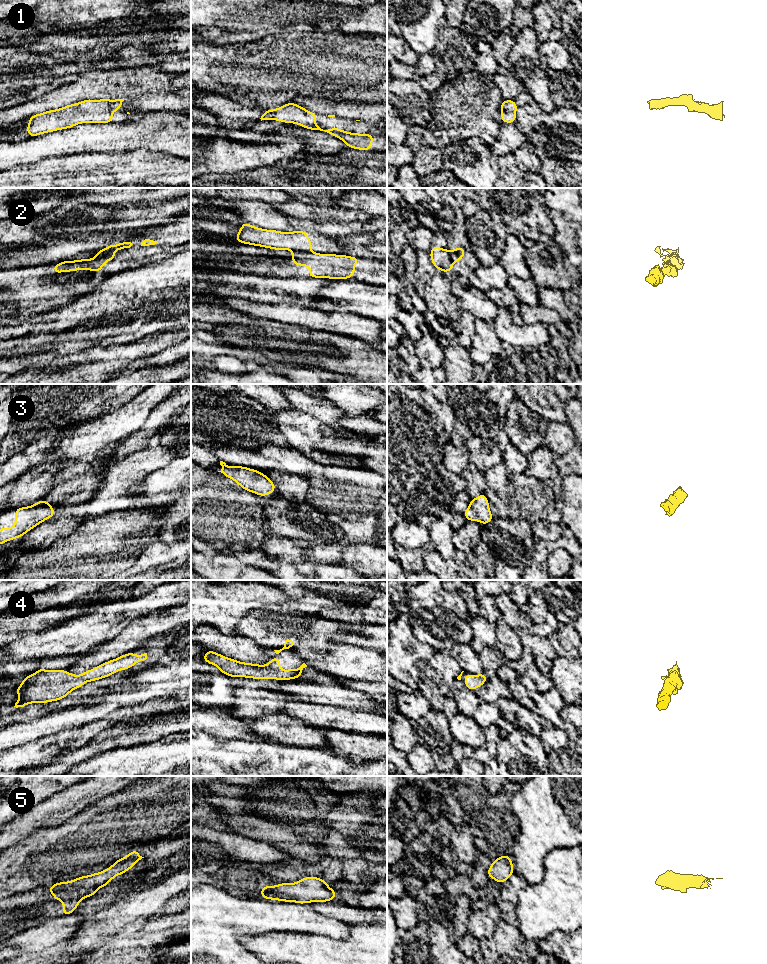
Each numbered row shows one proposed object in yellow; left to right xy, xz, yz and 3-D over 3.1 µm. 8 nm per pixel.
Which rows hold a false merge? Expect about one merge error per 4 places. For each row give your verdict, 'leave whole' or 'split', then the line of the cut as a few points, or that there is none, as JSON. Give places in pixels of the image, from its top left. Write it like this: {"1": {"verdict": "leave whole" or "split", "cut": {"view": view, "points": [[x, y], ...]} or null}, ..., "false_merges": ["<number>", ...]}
{"1": {"verdict": "leave whole", "cut": null}, "2": {"verdict": "split", "cut": {"view": "xz", "points": [[293, 250], [306, 250], [310, 252]]}}, "3": {"verdict": "leave whole", "cut": null}, "4": {"verdict": "leave whole", "cut": null}, "5": {"verdict": "leave whole", "cut": null}, "false_merges": ["2"]}

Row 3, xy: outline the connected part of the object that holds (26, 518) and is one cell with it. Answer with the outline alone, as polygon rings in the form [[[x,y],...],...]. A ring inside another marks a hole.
[[[44,499],[34,505],[15,509],[15,524],[11,528],[0,528],[0,546],[13,539],[24,536],[40,523],[55,515],[52,503]]]

